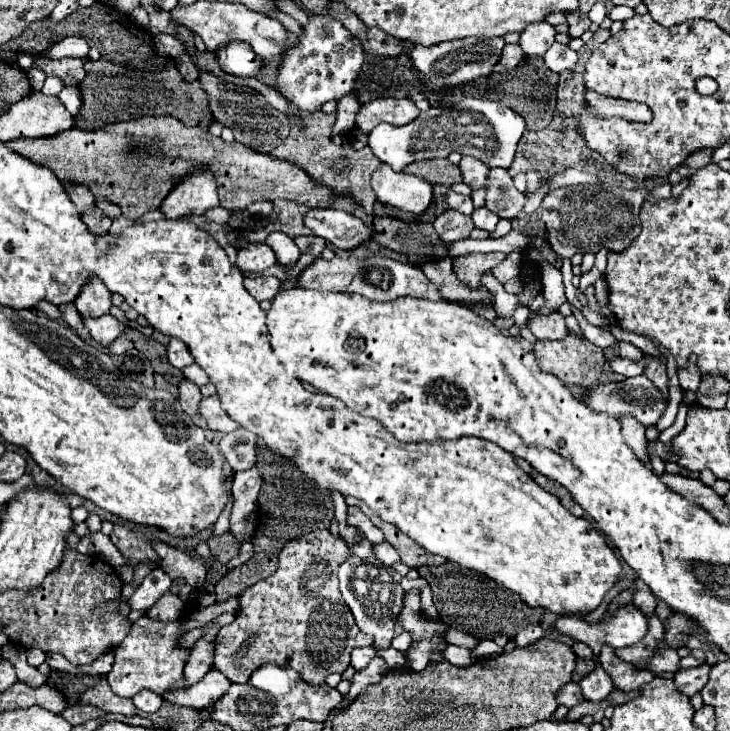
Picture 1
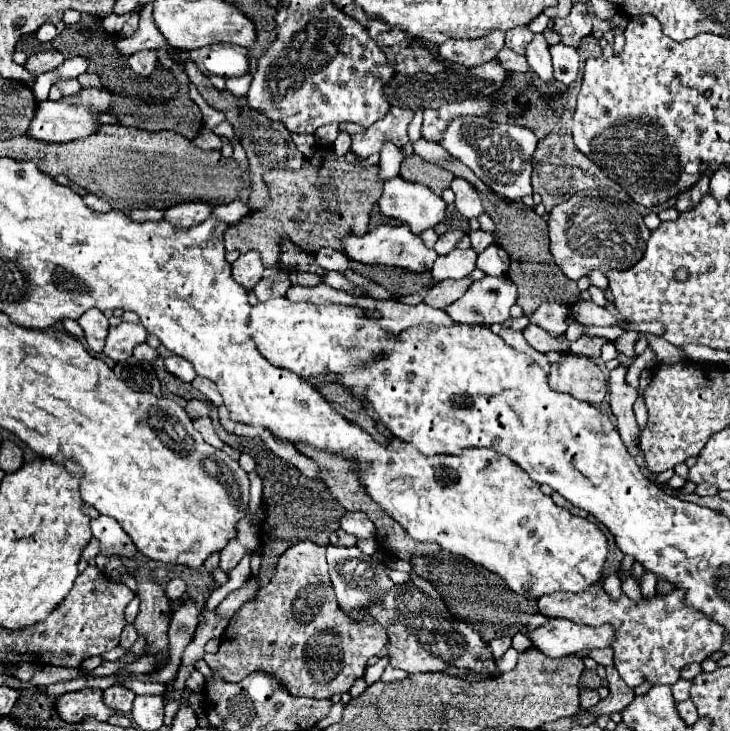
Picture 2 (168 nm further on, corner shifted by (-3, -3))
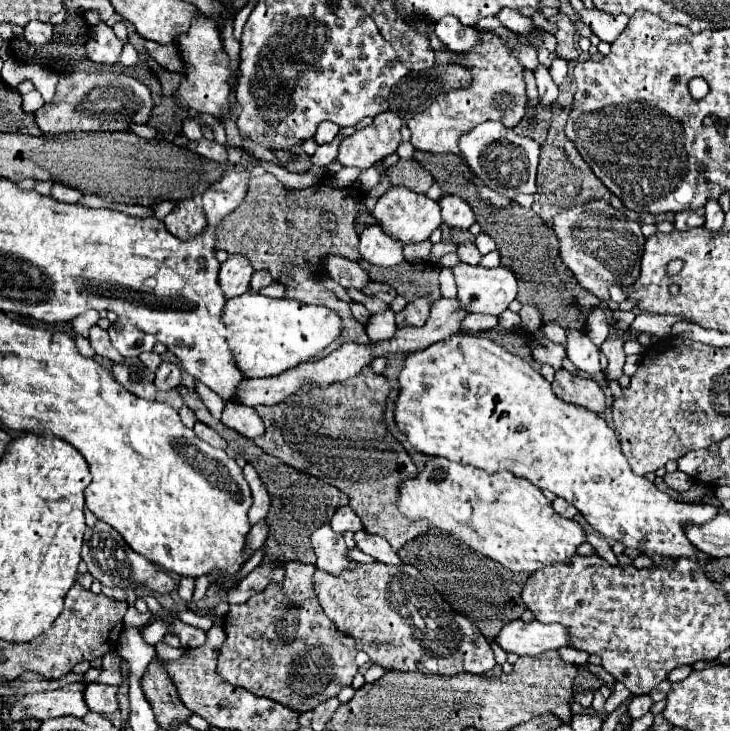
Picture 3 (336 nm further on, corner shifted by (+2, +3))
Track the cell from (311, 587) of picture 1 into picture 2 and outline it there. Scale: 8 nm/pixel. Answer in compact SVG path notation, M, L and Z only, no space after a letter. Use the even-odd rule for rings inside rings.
M301 541L281 555L275 575L271 577L269 585L259 589L257 599L245 603L231 617L227 629L221 635L219 651L215 655L205 655L203 659L229 683L239 683L247 675L263 671L277 677L285 691L293 697L331 699L335 693L343 695L345 691L349 691L351 685L359 677L363 677L367 659L379 655L385 643L387 633L385 629L381 629L379 623L353 623L341 611L329 579L325 547L315 545L313 541Z

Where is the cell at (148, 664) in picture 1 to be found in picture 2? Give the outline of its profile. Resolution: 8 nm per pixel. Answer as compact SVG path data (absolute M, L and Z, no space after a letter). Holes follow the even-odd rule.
M109 687L103 691L103 701L107 707L115 709L117 713L131 713L133 707L133 693L125 687Z

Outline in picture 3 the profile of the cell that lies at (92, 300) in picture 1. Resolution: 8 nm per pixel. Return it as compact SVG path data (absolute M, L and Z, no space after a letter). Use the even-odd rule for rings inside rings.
M94 325L94 327L90 329L88 341L90 341L92 349L96 351L96 355L108 357L108 359L112 359L114 363L122 361L122 355L120 355L120 353L118 353L118 351L112 347L112 343L110 343L110 337L108 337L108 331L106 331L106 329L102 329L102 327Z

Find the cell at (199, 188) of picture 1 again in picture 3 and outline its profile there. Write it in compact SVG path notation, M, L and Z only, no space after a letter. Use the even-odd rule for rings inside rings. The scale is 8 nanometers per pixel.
M184 199L178 201L172 213L164 217L164 223L168 231L172 231L172 235L178 235L180 239L190 239L204 229L204 213L194 199Z

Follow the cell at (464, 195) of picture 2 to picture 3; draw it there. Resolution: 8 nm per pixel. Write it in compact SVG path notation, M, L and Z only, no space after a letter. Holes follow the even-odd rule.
M444 195L440 199L440 207L442 207L442 221L450 227L468 229L476 221L472 207L458 195Z

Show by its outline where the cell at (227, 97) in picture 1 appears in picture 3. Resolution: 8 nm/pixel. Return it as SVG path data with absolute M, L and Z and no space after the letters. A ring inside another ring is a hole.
M294 147L290 153L282 149L272 149L272 153L280 161L280 165L284 165L284 169L288 169L290 173L306 173L312 167L310 155L306 155L302 147Z

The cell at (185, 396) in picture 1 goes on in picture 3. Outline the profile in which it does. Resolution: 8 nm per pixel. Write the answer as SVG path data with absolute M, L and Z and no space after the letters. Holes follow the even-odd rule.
M196 421L196 425L194 425L194 433L196 433L200 439L204 439L206 443L210 443L212 447L220 447L220 449L226 447L226 441L224 441L214 429L208 427L208 425L204 425L204 423L200 423L200 421Z

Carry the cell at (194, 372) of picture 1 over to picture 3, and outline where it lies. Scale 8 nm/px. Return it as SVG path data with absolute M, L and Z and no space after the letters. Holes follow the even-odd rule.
M196 379L196 383L194 383L194 389L196 389L196 393L200 395L200 399L204 401L204 405L210 409L210 413L218 419L220 417L220 411L224 409L224 401L220 399L220 395L216 395L210 387L206 387L202 381L198 381Z

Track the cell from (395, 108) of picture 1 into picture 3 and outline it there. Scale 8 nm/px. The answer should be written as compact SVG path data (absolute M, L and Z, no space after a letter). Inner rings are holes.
M384 111L374 117L372 125L358 129L354 135L342 139L336 159L342 165L368 169L374 165L374 161L380 161L396 151L402 141L400 127L402 117L392 111Z

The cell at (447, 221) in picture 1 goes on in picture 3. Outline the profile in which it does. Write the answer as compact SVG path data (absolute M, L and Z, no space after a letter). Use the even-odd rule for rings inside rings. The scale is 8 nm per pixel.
M422 241L422 243L414 243L414 245L406 245L404 247L404 255L406 261L428 261L432 243L430 241Z

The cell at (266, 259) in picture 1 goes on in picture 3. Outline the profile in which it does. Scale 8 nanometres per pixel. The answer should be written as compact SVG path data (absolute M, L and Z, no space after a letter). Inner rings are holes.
M228 255L228 259L220 267L220 285L224 295L244 295L248 291L252 273L254 269L244 255Z

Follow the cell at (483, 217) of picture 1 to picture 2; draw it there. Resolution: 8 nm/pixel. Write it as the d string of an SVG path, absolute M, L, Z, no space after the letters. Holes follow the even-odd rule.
M471 231L469 233L469 239L471 239L471 249L481 255L491 243L493 243L493 235L491 233L485 233L485 231Z

